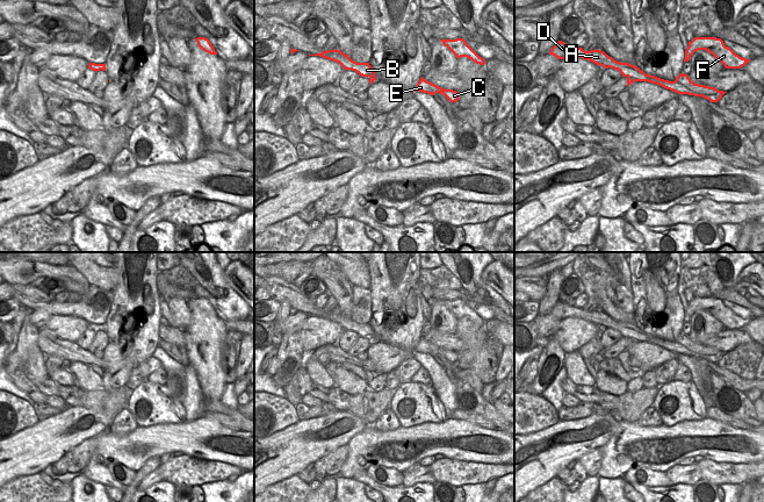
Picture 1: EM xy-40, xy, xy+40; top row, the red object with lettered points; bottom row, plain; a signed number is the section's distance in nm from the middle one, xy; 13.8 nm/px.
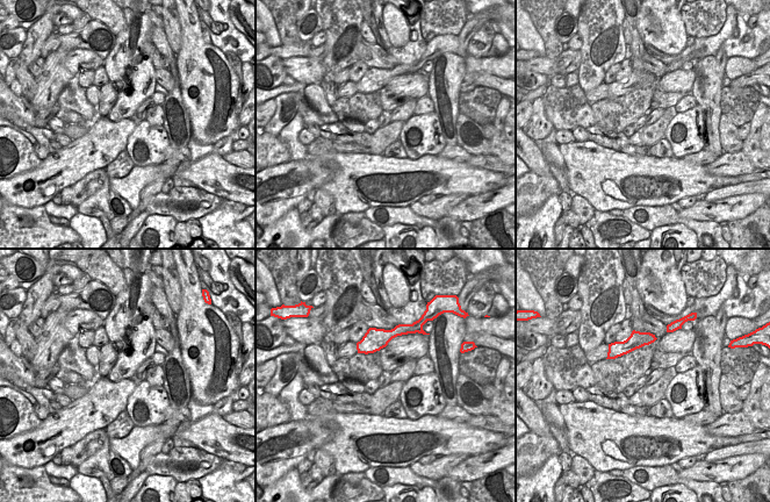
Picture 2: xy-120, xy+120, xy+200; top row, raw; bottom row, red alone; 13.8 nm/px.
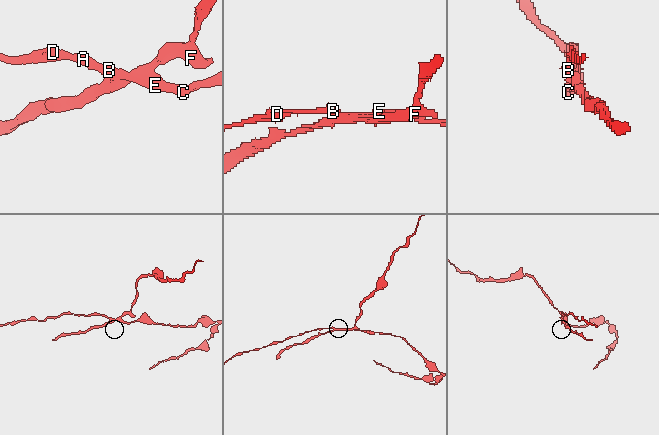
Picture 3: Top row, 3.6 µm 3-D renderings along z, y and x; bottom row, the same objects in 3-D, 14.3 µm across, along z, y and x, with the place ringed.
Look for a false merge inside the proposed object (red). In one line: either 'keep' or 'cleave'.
cleave

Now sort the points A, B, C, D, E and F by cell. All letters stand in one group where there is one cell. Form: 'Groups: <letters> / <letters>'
Groups: A B C D E / F.

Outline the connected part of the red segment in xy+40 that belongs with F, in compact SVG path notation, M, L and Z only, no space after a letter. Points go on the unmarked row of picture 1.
M694 297L689 302L684 322L690 321L691 316L698 310L708 311L720 321L726 329L741 329L750 322L750 320L736 315L730 308L725 306L721 299L716 297Z

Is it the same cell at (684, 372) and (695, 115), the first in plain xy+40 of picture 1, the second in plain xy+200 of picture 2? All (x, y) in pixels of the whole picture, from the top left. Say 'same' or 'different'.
different

